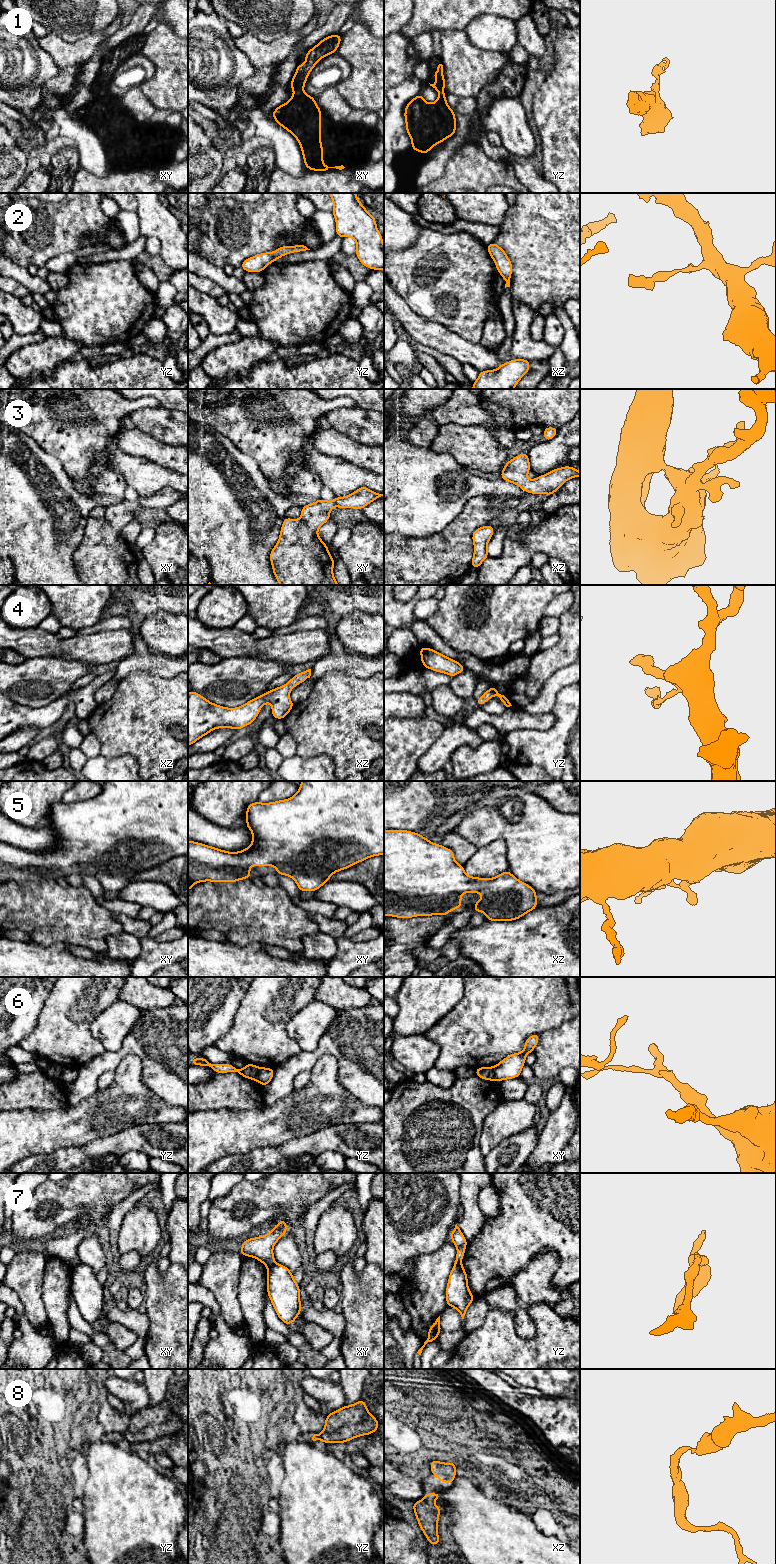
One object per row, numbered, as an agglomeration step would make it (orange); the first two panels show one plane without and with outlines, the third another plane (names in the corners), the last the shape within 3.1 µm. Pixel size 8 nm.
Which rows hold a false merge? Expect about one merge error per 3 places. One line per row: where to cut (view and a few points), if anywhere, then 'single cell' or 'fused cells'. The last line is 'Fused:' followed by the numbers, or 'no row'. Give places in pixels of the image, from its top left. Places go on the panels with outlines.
1: no cut | single cell
2: no cut | single cell
3: no cut | single cell
4: no cut | single cell
5: no cut | single cell
6: xy (492, 1067), (495, 1080) | fused cells
7: xy (275, 1263), (268, 1269) | fused cells
8: no cut | single cell
Fused: 6, 7

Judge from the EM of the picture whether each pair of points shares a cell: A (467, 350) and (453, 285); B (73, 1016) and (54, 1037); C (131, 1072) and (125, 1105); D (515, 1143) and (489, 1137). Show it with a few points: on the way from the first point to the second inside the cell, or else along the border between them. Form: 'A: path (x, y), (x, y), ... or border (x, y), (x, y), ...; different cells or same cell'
A: border (445, 327), (465, 339), (478, 344); different cells
B: path (68, 1021), (59, 1032); same cell
C: path (128, 1080), (128, 1097); same cell
D: border (524, 1129), (502, 1139), (485, 1155); different cells

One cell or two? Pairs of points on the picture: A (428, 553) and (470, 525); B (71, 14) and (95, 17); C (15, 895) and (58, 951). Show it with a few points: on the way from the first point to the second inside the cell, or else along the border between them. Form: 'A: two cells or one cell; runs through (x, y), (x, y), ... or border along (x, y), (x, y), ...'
A: one cell; runs through (438, 553), (460, 532)
B: one cell; runs through (77, 14), (89, 14)
C: two cells; border along (30, 939), (45, 946), (63, 943)

